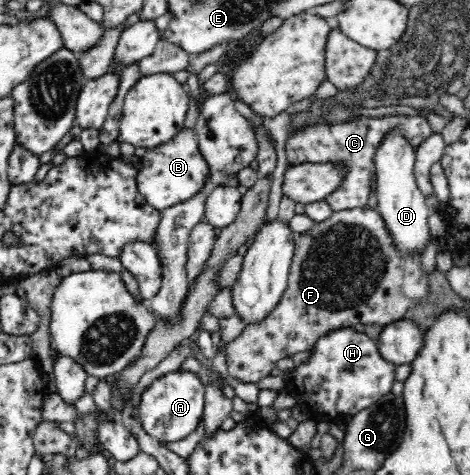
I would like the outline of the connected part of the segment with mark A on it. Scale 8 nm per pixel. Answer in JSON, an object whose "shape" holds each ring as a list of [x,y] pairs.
{"shape":[[[189,369],[170,371],[156,378],[143,392],[137,411],[142,428],[160,442],[180,441],[188,437],[203,417],[205,385]]]}

